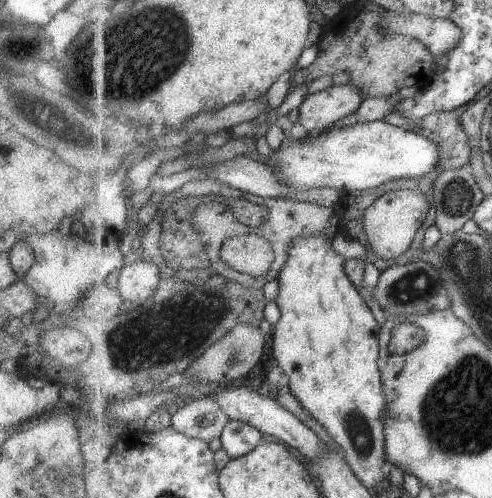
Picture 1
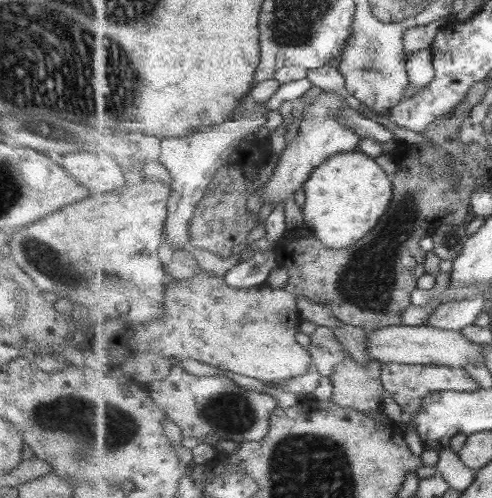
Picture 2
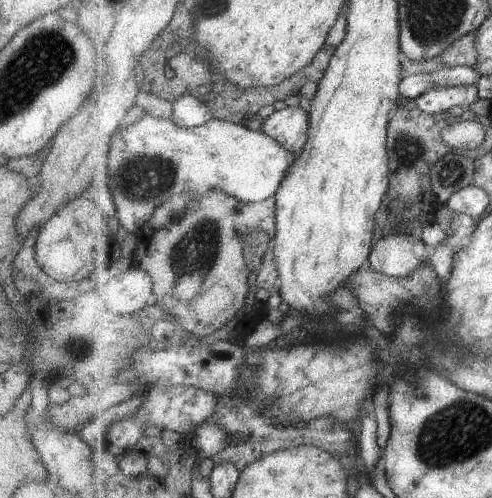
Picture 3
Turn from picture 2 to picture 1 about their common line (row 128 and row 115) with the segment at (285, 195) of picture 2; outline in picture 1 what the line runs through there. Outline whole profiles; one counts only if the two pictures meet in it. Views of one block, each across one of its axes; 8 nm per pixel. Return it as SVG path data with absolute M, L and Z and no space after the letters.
M348 82L346 85L331 85L315 94L310 94L299 108L299 122L308 134L320 133L331 129L341 119L353 115L363 104L364 98L356 86Z

